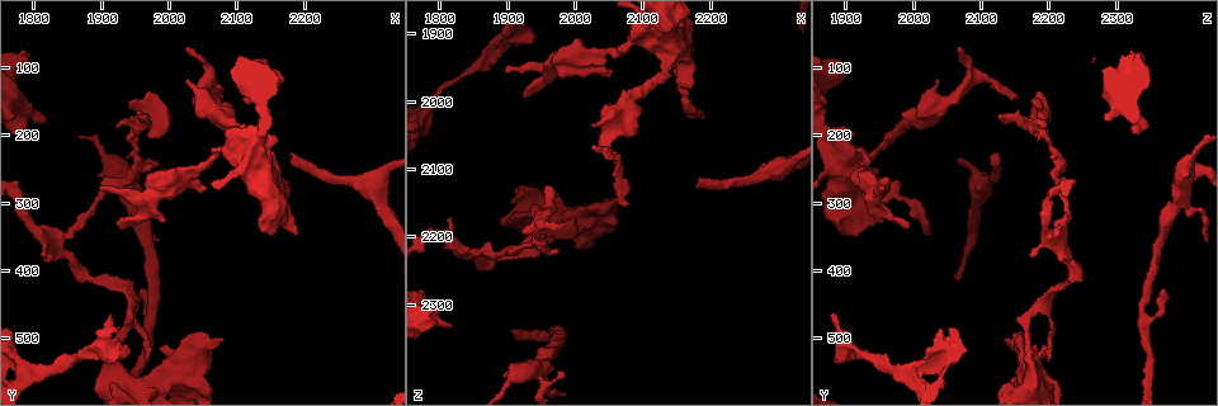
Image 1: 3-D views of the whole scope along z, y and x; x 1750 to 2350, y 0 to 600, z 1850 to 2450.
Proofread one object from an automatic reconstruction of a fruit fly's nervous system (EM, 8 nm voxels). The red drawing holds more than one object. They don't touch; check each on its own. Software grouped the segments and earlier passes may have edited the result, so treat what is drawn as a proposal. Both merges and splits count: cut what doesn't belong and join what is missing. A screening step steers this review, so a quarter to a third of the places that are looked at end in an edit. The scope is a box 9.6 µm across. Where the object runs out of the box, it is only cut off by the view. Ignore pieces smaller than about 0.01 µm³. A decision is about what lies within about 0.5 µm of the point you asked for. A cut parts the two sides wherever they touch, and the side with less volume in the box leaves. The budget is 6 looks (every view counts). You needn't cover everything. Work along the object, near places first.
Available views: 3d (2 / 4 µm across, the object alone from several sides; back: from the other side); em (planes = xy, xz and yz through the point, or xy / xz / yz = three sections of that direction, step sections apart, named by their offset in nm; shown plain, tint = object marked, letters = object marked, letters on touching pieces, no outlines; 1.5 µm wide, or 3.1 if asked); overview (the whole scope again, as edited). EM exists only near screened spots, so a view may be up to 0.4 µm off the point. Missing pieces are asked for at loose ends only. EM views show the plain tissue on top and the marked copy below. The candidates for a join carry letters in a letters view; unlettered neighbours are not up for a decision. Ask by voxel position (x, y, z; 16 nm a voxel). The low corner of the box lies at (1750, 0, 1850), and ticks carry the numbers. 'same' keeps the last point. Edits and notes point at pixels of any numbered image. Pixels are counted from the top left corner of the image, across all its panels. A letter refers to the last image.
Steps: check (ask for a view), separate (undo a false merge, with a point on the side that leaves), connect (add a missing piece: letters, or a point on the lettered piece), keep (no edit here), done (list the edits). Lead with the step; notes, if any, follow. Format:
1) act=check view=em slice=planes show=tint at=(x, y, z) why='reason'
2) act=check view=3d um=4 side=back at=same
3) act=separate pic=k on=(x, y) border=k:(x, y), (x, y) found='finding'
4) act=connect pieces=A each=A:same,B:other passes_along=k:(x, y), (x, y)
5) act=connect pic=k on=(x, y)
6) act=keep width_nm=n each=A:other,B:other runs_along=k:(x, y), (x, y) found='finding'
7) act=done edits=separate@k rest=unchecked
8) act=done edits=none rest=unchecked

act=check view=em slice=planes show=tint at=(1820, 175, 2330) why='an open end'

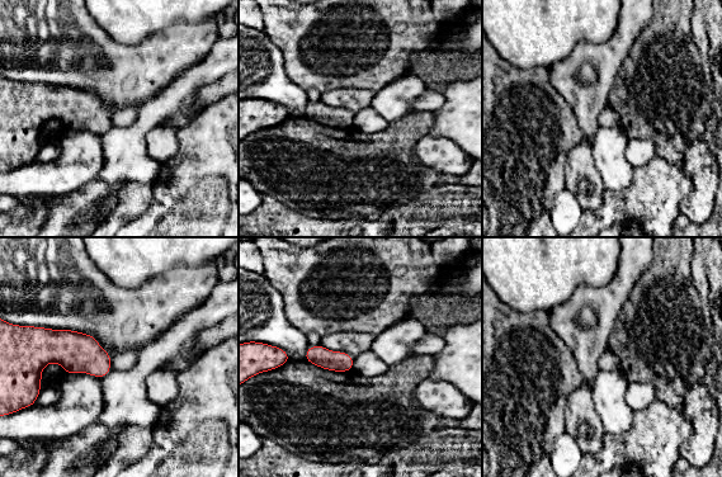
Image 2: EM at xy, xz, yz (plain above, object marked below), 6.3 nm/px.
act=check view=em slice=planes show=letters at=same why='what lies round it'

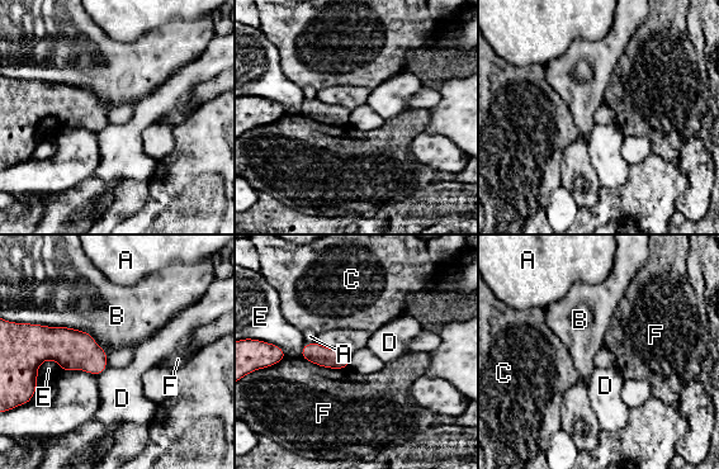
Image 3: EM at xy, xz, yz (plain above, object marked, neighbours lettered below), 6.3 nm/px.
act=keep longest_contact=B:550nm each=A:other,B:other,C:other,D:other,E:other,F:other border=3:(32, 322), (84, 330), (108, 354) found='no lettered piece goes on from it'

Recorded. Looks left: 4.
act=check view=3d um=2 side=back at=(1920, 335, 1990) why='an open end'

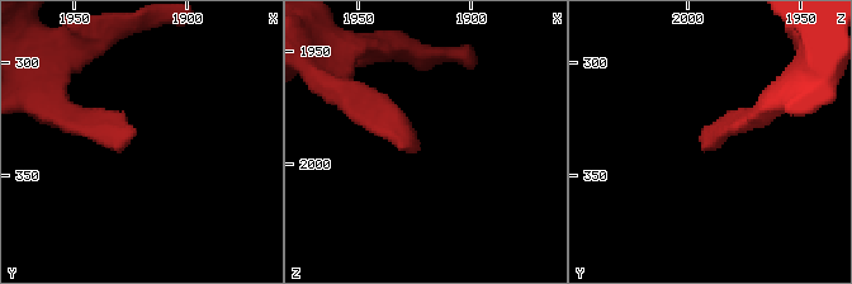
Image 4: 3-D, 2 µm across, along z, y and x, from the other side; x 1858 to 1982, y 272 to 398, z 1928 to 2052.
act=check view=em slice=yz step=4 show=tint at=(1922, 332, 1992)

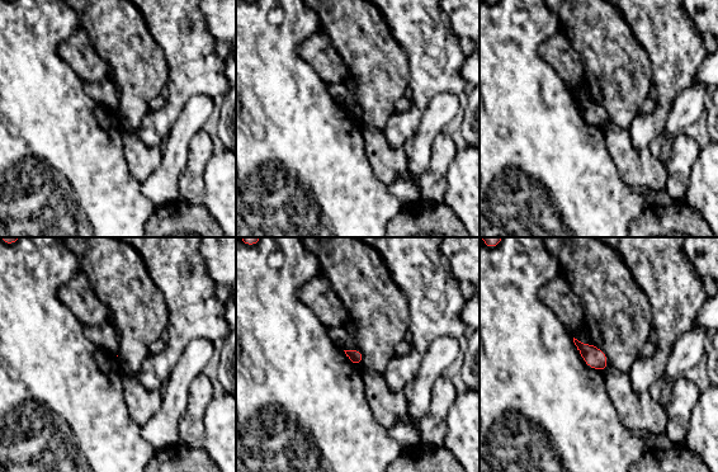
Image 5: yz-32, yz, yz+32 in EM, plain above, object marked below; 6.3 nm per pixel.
act=check view=em slice=planes show=letters at=same

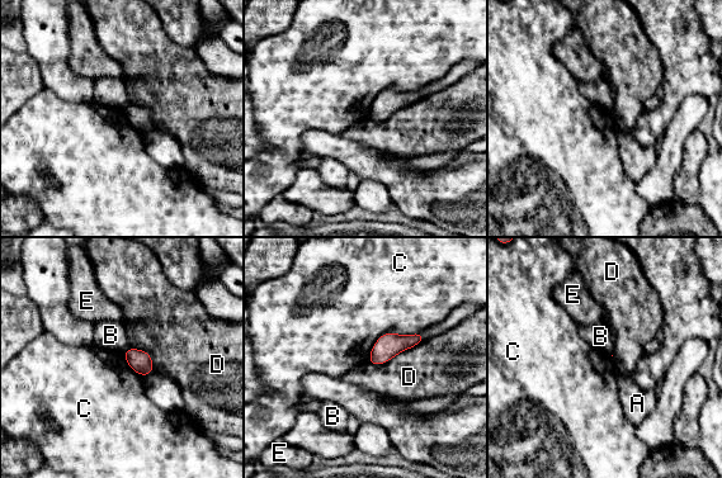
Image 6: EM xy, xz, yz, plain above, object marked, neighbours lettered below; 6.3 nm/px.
act=keep longest_contact=C:400nm each=A:other,B:other,C:other,D:other,E:other border=6:(423, 331), (383, 332), (368, 363) found='no lettered piece goes on from it'

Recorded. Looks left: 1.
act=done edits=none rest=unchecked

